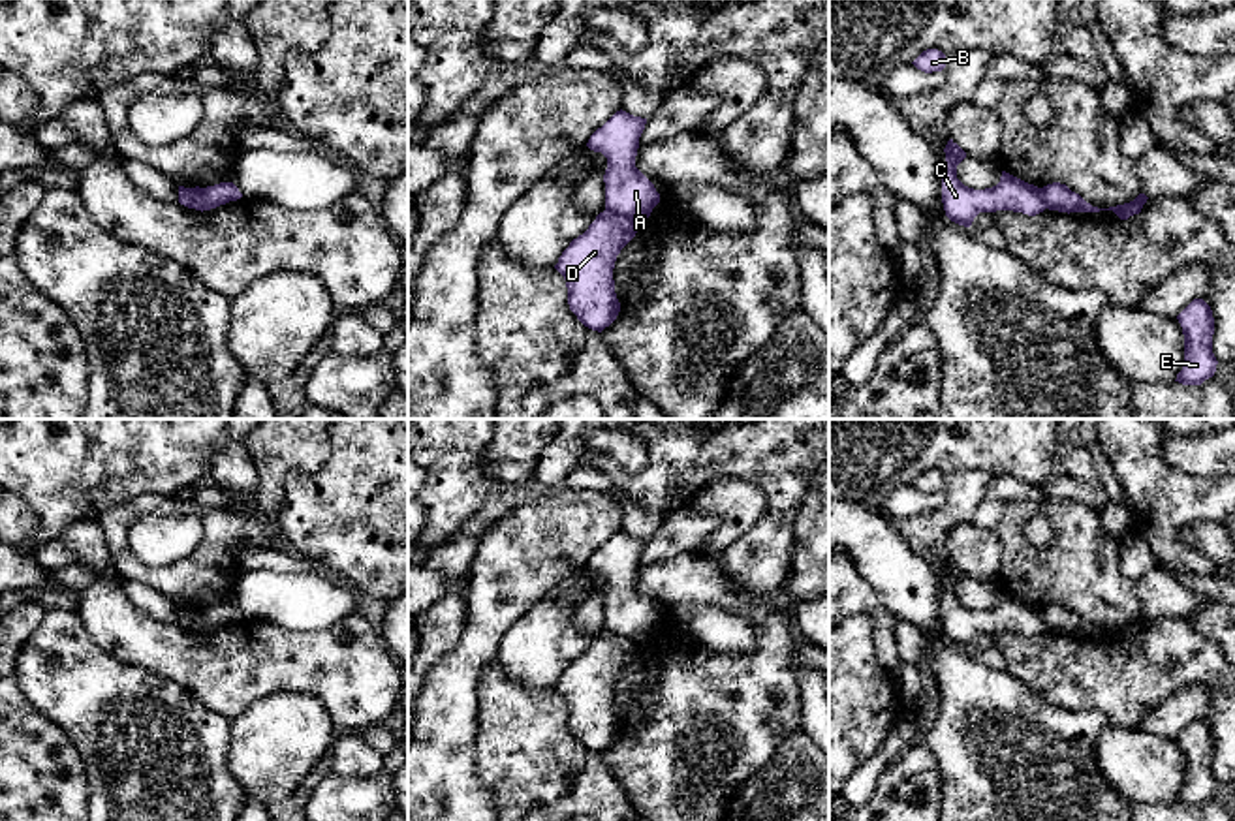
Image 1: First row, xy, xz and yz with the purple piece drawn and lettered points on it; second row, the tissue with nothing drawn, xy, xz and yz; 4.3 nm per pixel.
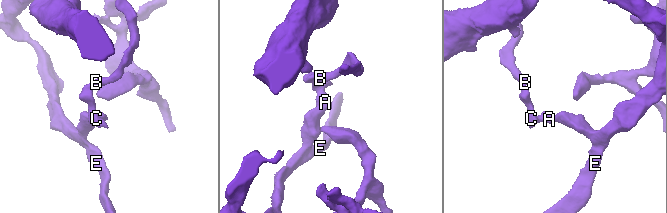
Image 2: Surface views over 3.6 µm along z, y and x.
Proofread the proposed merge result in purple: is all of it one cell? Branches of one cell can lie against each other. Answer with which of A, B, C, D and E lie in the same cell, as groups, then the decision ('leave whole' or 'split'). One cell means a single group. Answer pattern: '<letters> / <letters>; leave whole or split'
A B C / D E; split

